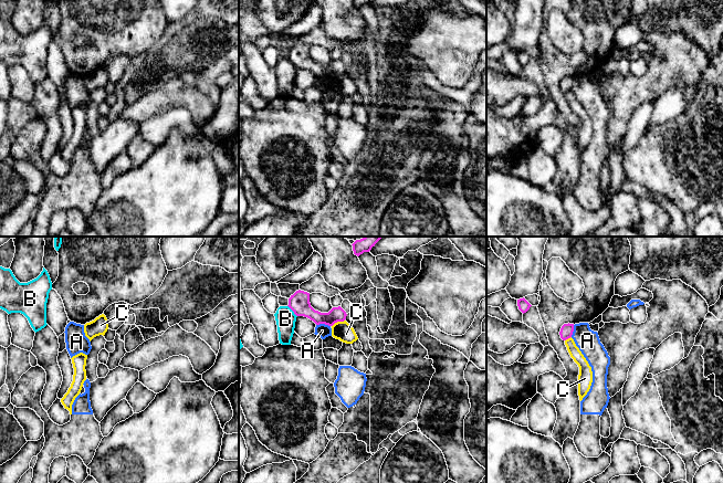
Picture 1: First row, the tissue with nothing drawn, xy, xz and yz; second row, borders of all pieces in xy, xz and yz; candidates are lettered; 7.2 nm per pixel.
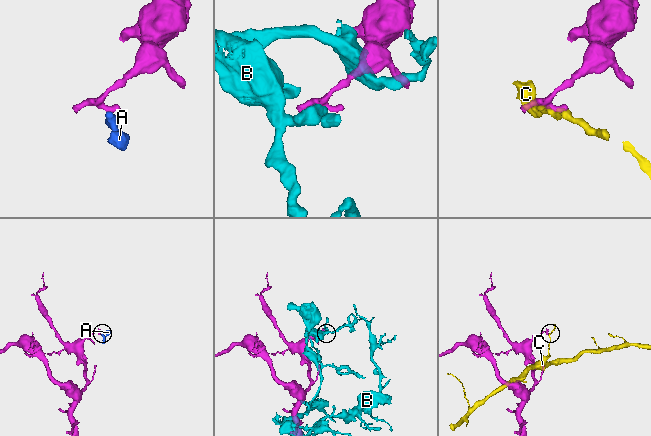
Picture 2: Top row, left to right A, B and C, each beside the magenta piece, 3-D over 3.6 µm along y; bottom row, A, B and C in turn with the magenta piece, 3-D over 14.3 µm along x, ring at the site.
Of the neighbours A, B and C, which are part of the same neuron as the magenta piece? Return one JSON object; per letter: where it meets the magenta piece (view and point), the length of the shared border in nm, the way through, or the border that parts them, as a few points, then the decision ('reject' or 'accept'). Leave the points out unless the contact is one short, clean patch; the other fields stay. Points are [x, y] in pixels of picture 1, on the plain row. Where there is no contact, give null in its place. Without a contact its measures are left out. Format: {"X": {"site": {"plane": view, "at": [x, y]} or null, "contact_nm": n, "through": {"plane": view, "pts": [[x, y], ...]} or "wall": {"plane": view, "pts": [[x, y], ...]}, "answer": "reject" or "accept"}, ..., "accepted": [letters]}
{"A": {"site": {"plane": "xz", "at": [323, 75]}, "contact_nm": 110, "wall": {"plane": "xz", "pts": [[316, 76], [327, 76], [329, 79]]}, "answer": "reject"}, "B": {"site": {"plane": "xz", "at": [292, 62]}, "contact_nm": 110, "answer": "reject"}, "C": {"site": {"plane": "xz", "at": [337, 73]}, "contact_nm": 110, "answer": "reject"}, "accepted": []}

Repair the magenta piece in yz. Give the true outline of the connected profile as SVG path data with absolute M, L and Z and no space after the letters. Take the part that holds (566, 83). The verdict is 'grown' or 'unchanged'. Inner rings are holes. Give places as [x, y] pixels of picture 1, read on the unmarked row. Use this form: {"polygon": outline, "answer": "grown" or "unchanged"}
{"polygon": "M564 76L560 81L559 87L563 93L566 93L572 90L574 84L574 76Z", "answer": "unchanged"}

